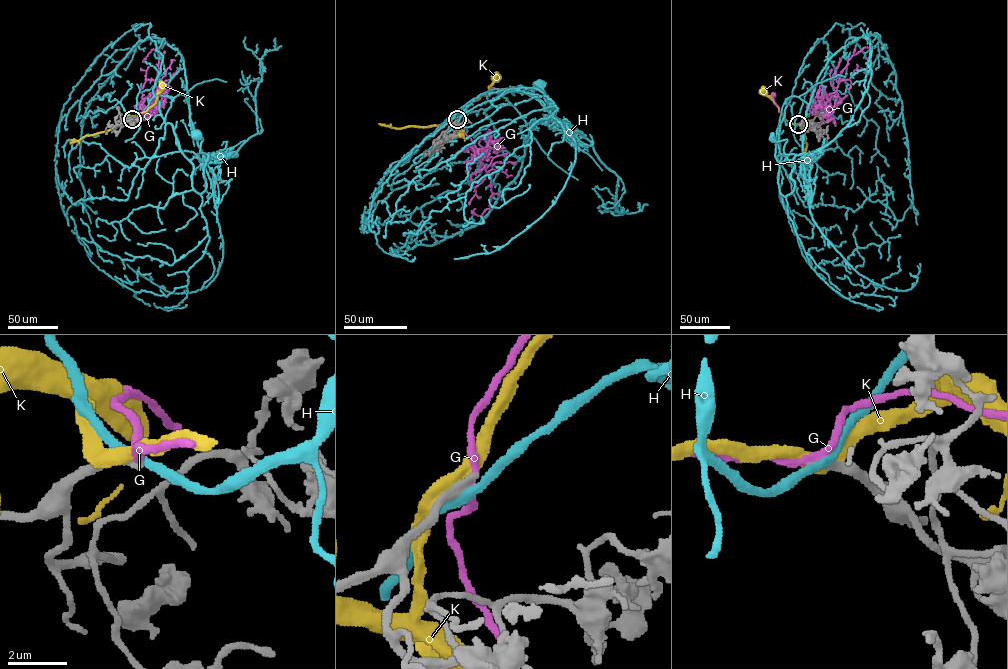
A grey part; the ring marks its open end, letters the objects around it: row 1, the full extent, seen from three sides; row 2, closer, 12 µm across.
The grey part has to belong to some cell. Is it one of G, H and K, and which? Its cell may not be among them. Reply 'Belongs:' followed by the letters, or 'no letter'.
Belongs: no letter

